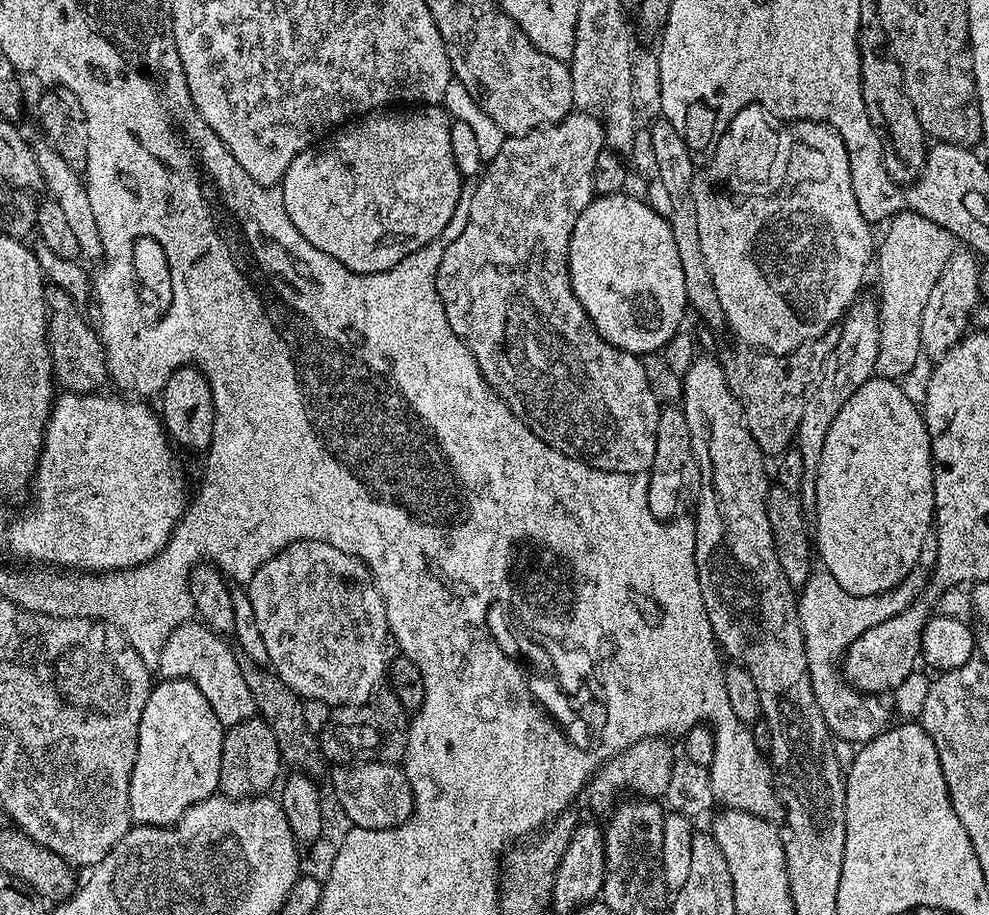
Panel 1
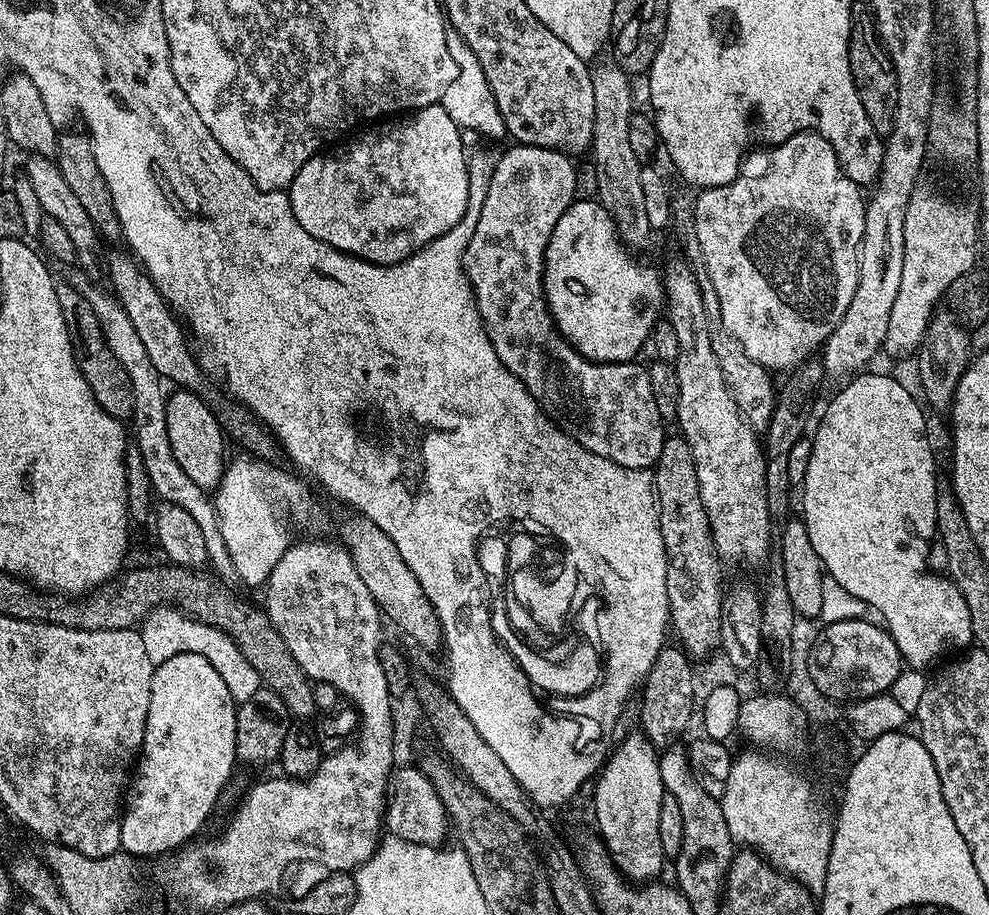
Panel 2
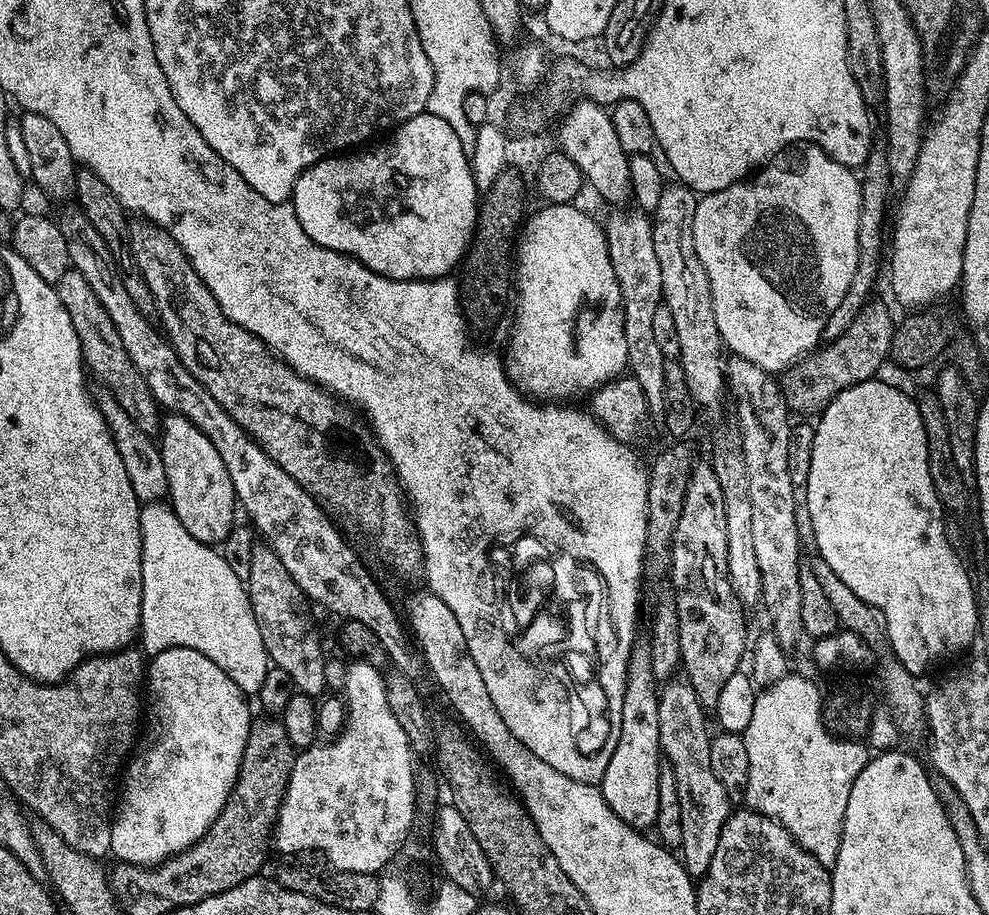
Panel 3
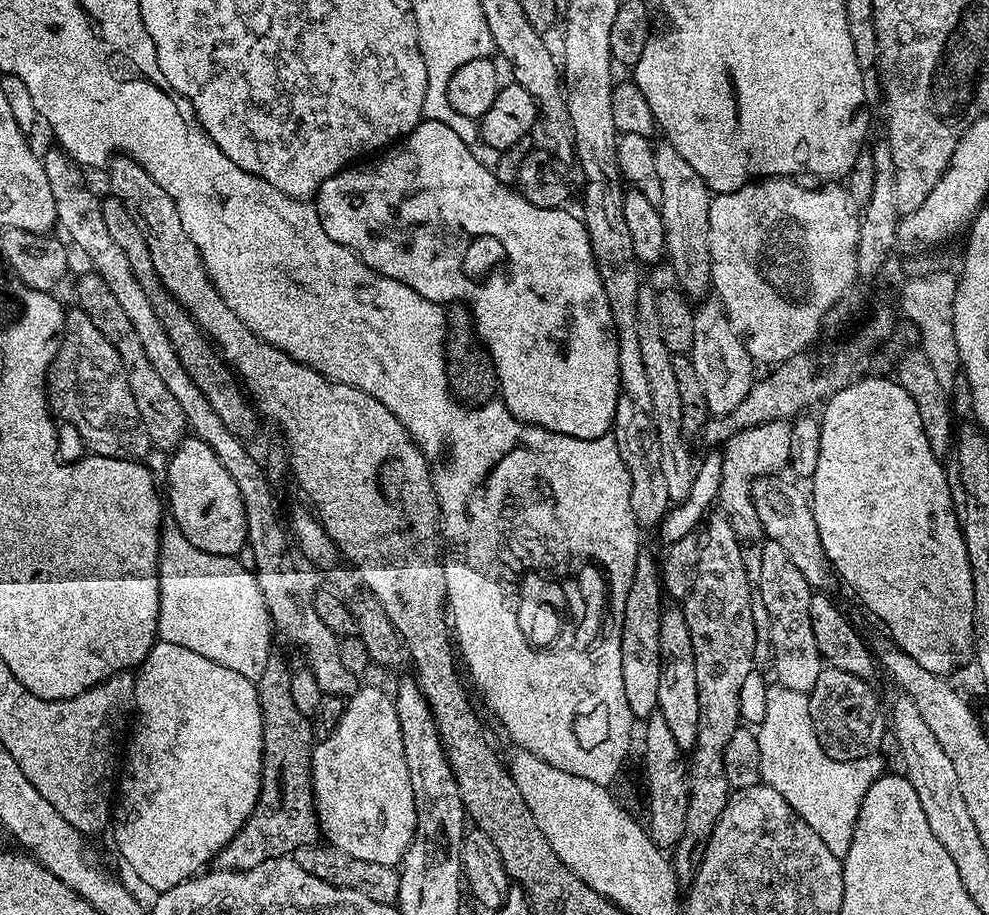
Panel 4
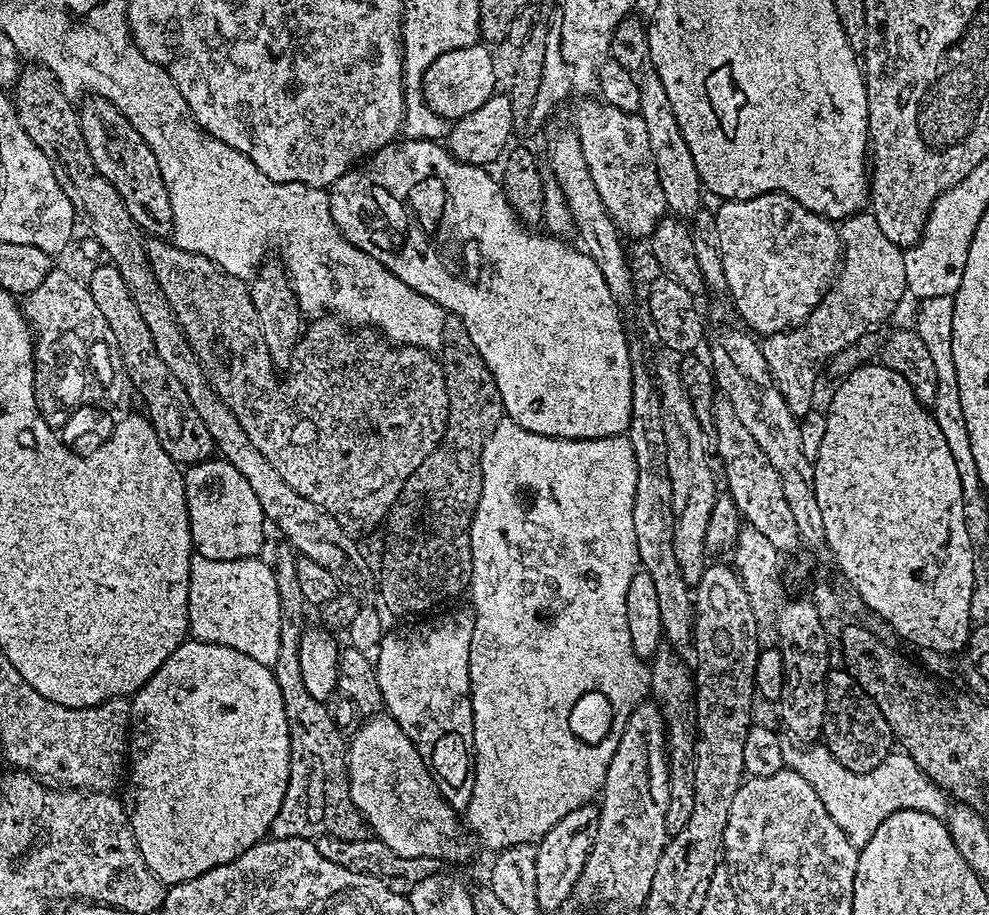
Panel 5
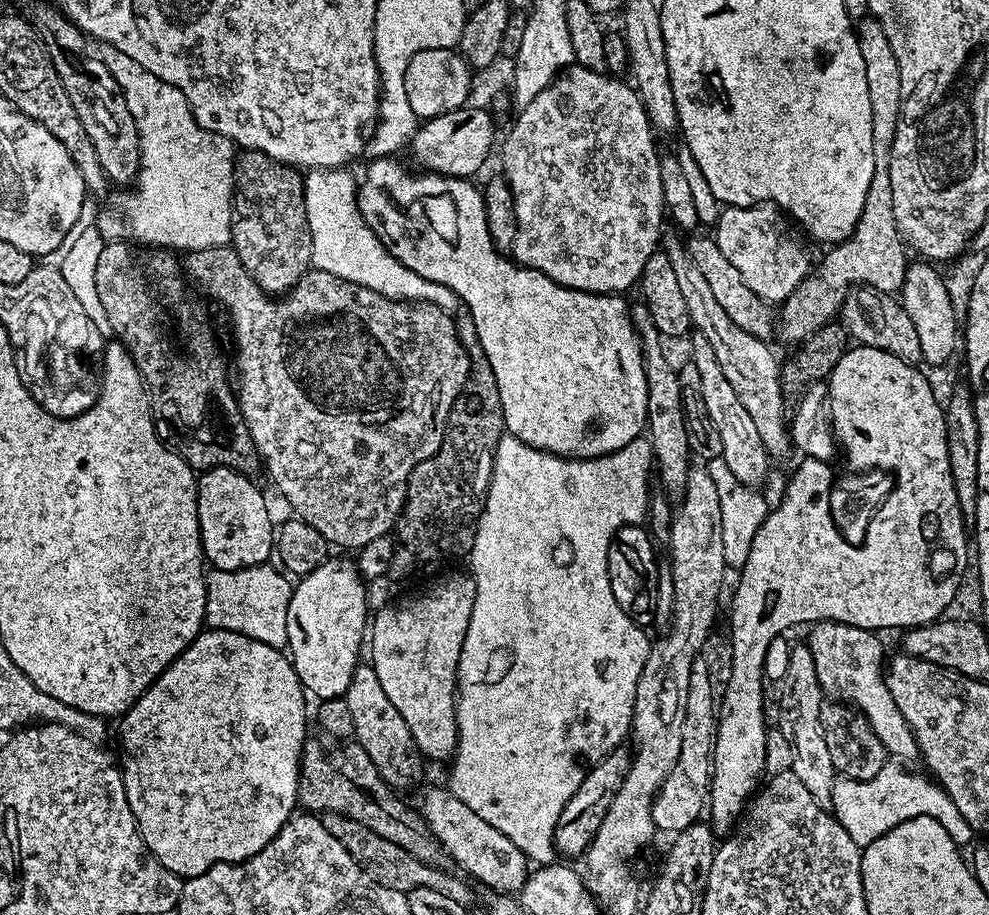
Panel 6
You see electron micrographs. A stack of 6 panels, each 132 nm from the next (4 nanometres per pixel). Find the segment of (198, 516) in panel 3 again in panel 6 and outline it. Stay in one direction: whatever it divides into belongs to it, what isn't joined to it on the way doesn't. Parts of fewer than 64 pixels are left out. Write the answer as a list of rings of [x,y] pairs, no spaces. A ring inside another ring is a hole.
[[[217,466],[201,471],[196,482],[198,502],[198,526],[200,545],[204,548],[204,559],[213,569],[242,570],[250,566],[269,563],[274,552],[274,523],[268,513],[268,504],[256,484],[245,473],[234,468]]]

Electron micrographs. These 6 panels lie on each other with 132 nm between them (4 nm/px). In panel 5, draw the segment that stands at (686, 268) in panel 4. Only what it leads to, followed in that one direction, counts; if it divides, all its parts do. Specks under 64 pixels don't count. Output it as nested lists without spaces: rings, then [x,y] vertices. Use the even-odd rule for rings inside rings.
[[[655,70],[645,71],[639,77],[638,83],[641,90],[638,115],[642,118],[642,122],[646,122],[646,134],[650,138],[650,154],[654,154],[654,166],[658,170],[658,182],[662,182],[662,194],[666,194],[668,212],[676,218],[692,218],[702,208],[700,203],[702,185],[698,166],[694,166],[694,157],[690,155],[690,146],[686,146],[686,138],[682,138],[678,114],[674,114],[674,106],[670,106],[666,86],[662,86],[662,78]]]

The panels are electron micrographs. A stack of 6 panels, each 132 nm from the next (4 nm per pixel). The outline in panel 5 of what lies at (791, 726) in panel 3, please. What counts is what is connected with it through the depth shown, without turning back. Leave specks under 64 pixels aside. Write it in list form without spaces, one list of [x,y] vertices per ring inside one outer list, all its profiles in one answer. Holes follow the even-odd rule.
[[[808,746],[803,750],[785,747],[784,762],[814,786],[814,794],[818,794],[818,798],[822,798],[822,806],[826,806],[826,814],[838,822],[838,830],[850,838],[857,850],[864,848],[866,842],[874,838],[874,830],[878,830],[878,826],[882,826],[882,822],[895,812],[918,810],[941,818],[948,814],[949,797],[903,750],[889,752],[887,758],[869,772],[846,770],[846,766],[842,766],[842,762],[838,762],[834,754],[823,746]]]

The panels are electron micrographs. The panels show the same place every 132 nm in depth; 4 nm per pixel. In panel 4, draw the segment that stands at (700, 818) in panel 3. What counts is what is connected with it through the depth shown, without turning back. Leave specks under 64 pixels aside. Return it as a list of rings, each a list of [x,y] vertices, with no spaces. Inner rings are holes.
[[[665,607],[660,613],[660,629],[658,630],[658,646],[660,647],[660,677],[658,678],[659,713],[666,718],[666,724],[674,733],[674,740],[685,750],[696,747],[698,738],[698,678],[694,670],[694,642],[690,638],[690,626],[686,626],[683,607]]]

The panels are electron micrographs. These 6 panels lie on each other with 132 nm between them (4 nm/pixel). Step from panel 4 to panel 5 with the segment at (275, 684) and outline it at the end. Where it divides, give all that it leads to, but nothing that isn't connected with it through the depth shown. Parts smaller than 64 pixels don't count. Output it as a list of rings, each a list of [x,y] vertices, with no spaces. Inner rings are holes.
[[[280,564],[280,610],[282,626],[278,642],[278,658],[270,665],[278,690],[282,690],[282,706],[286,706],[286,726],[290,734],[290,774],[286,794],[272,823],[271,839],[302,838],[315,842],[320,836],[330,835],[337,842],[359,842],[370,829],[354,806],[348,789],[348,761],[346,736],[340,733],[332,712],[325,701],[314,698],[302,682],[302,662],[298,662],[300,639],[306,627],[306,601],[298,583],[296,564]]]

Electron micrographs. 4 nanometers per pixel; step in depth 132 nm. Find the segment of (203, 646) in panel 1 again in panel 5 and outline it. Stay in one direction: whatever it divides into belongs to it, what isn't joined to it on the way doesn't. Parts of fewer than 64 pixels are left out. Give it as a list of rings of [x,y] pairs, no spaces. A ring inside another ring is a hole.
[[[193,555],[190,562],[190,586],[188,587],[188,631],[195,639],[218,646],[230,646],[254,658],[254,662],[272,665],[278,658],[278,642],[282,612],[280,595],[275,581],[273,565],[264,558],[250,560],[211,560]]]

